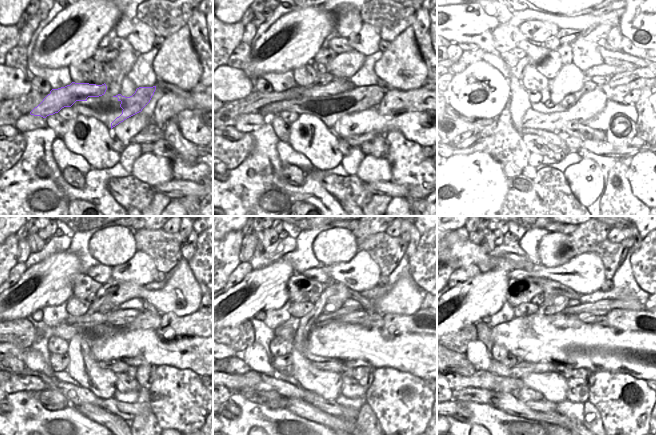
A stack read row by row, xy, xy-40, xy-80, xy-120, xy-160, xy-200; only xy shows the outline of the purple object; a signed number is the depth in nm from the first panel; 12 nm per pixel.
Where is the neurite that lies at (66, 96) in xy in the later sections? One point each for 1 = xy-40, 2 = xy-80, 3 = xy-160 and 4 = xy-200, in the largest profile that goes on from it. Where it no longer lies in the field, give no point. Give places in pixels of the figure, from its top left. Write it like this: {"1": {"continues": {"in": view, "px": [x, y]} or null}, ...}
{"1": {"continues": {"in": "xy-40", "px": [357, 99]}}, "2": {"continues": {"in": "xy-80", "px": [579, 98]}}, "3": {"continues": {"in": "xy-160", "px": [374, 320]}}, "4": {"continues": {"in": "xy-200", "px": [587, 317]}}}

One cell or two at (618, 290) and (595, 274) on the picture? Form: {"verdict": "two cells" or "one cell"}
{"verdict": "two cells"}

